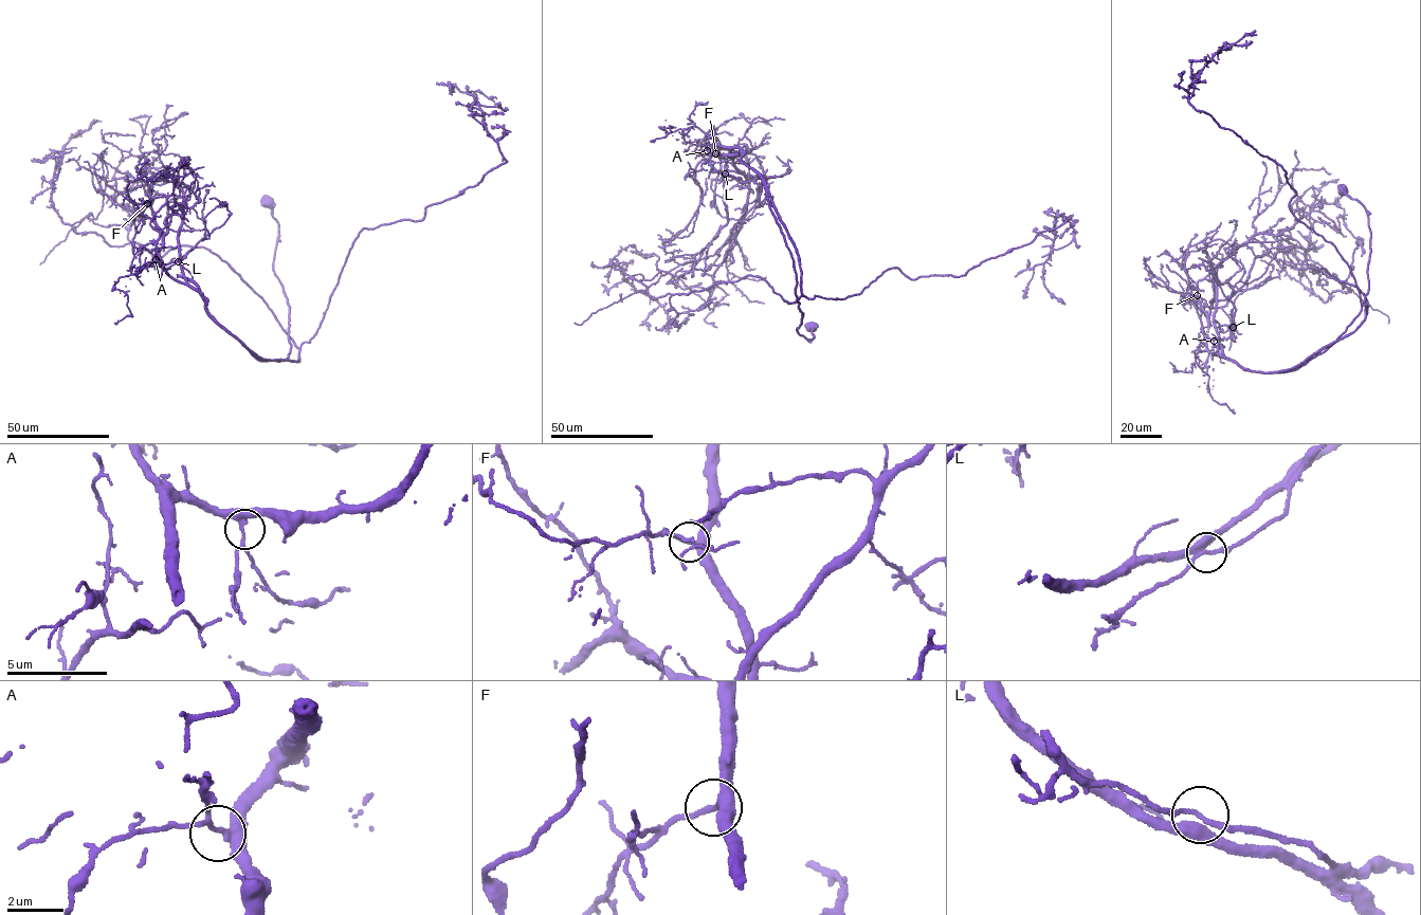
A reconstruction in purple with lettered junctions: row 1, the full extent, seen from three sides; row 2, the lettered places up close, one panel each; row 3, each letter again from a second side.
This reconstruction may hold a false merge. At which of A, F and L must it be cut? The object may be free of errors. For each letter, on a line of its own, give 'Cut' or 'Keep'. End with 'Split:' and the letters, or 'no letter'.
A: Keep
F: Keep
L: Cut
Split: L

